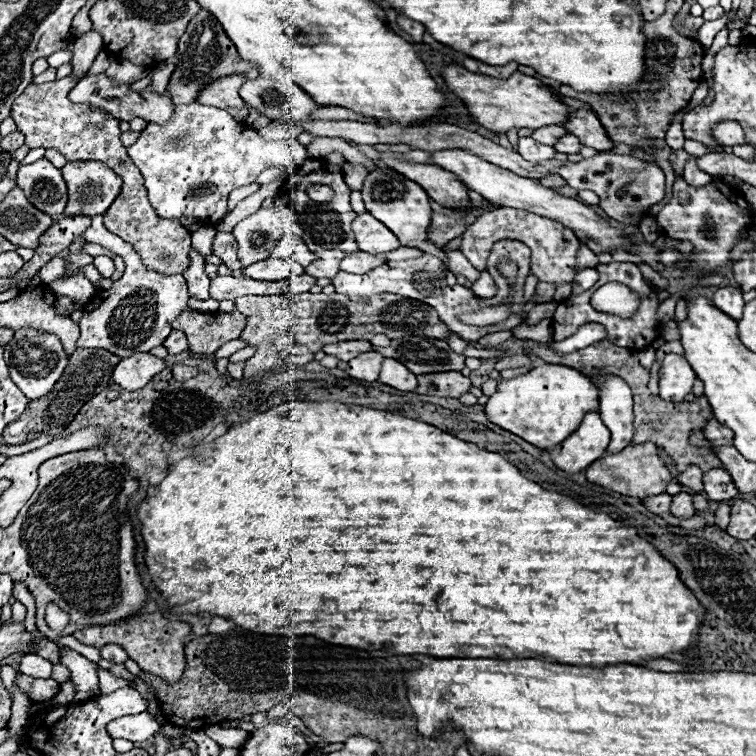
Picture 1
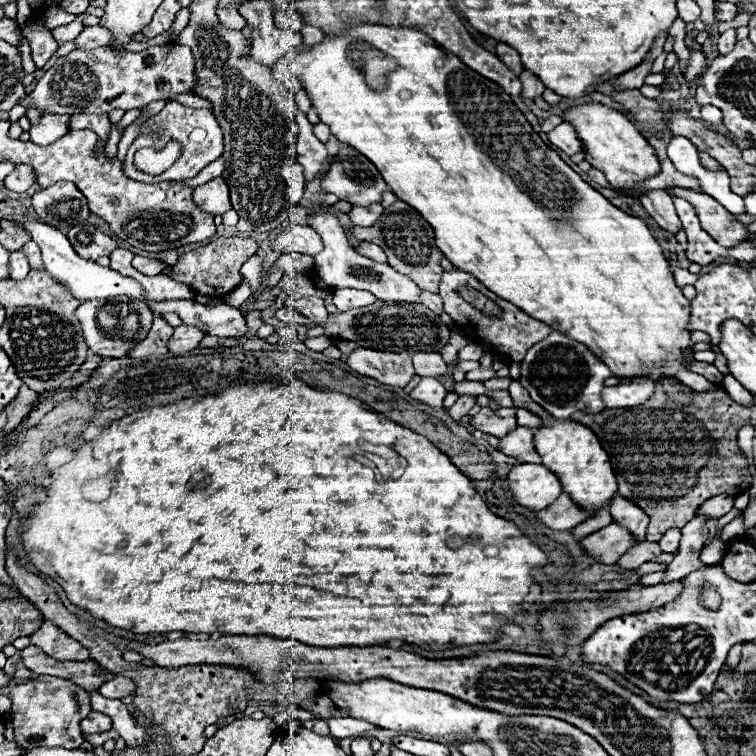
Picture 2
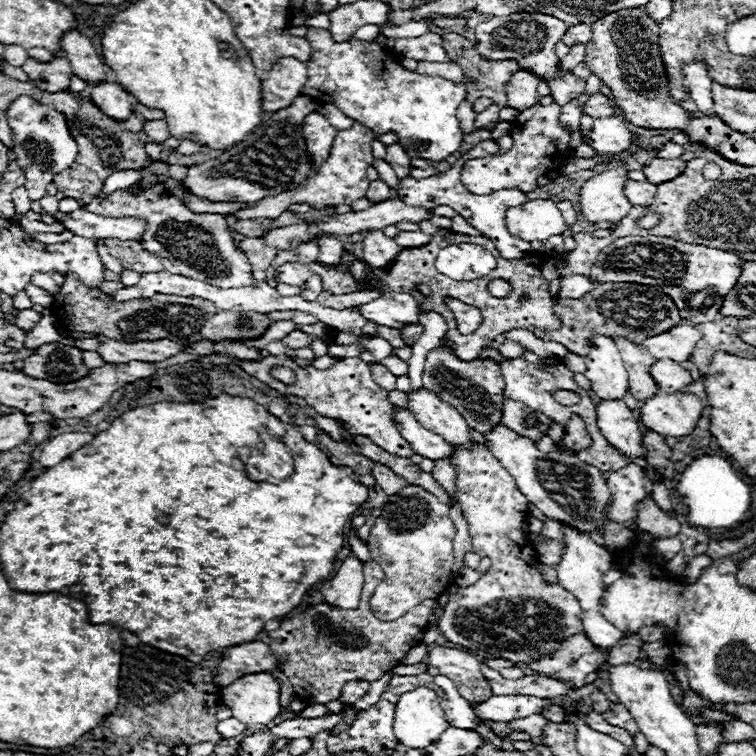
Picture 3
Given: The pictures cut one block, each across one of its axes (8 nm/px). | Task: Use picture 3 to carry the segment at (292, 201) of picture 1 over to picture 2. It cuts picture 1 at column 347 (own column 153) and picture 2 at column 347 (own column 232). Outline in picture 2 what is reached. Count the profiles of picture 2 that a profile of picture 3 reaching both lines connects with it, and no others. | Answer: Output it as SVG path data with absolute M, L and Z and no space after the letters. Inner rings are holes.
M328 210L312 212L310 214L310 224L312 224L312 228L316 232L320 232L322 242L324 242L324 250L314 256L316 272L320 274L320 278L332 290L338 290L338 288L358 288L358 290L372 292L378 300L384 300L384 302L412 302L412 304L420 304L420 288L410 278L406 278L404 274L398 274L394 268L390 268L388 264L380 264L380 262L374 262L370 258L360 256L350 246L350 240L346 238L346 230L342 228L342 224L338 222L338 218L332 212L328 212Z

